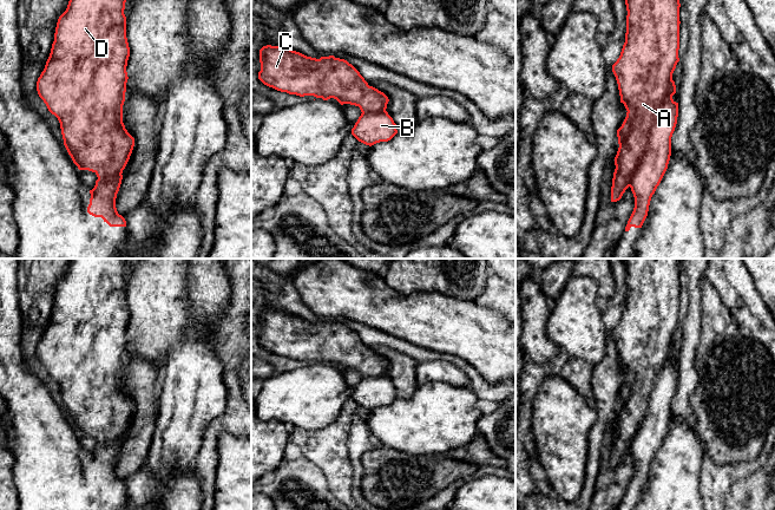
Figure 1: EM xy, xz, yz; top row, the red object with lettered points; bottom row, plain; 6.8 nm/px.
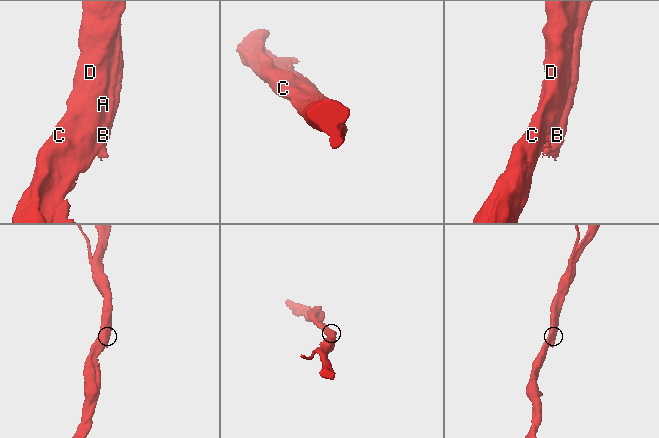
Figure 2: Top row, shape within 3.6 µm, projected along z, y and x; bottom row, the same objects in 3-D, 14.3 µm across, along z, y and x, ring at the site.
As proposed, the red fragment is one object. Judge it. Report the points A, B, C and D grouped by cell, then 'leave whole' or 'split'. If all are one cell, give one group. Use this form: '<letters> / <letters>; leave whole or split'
A C D / B; split

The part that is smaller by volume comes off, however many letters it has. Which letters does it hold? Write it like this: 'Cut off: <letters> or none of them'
Cut off: B

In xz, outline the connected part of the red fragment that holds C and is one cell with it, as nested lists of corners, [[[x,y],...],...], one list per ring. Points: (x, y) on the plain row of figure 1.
[[[267,309],[260,314],[260,327],[258,344],[281,357],[334,362],[341,370],[359,371],[362,378],[385,375],[389,366],[352,328],[334,320],[316,323],[288,312]]]

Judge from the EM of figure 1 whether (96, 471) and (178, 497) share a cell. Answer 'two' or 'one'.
two

